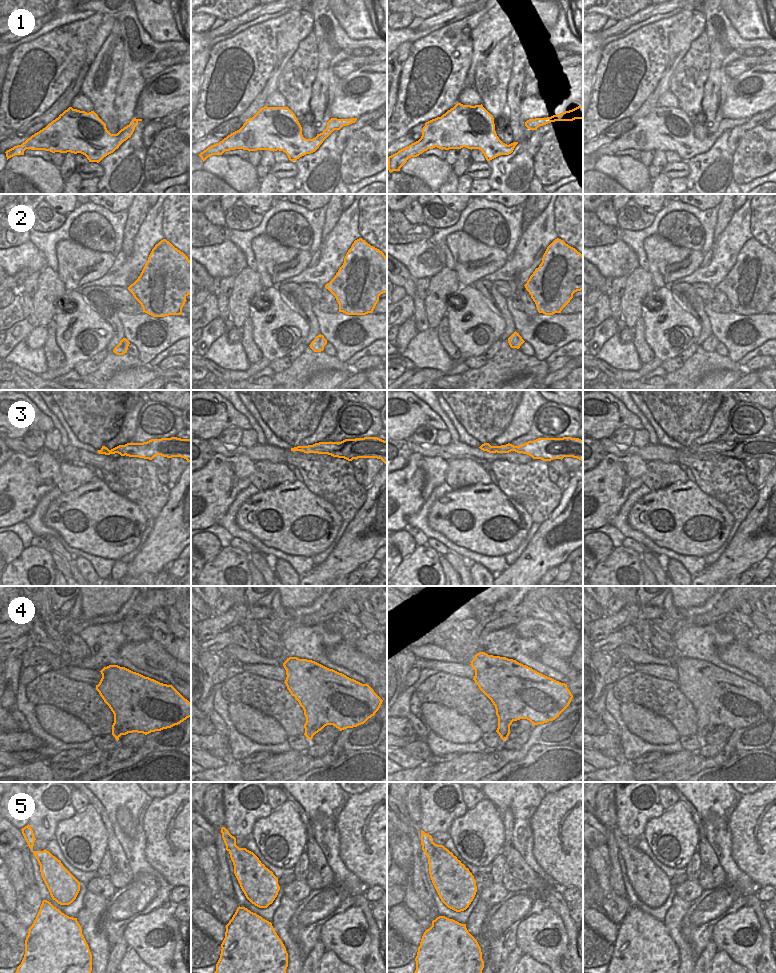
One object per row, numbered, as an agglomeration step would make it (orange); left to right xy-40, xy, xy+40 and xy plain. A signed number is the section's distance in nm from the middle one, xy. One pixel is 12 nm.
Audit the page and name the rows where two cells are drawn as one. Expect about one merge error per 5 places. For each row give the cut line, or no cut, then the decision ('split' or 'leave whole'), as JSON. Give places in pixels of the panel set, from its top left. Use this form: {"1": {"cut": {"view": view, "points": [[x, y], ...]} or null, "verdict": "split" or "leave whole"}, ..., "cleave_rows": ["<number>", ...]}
{"1": {"cut": null, "verdict": "leave whole"}, "2": {"cut": {"view": "xy", "points": [[339, 306], [340, 311]]}, "verdict": "split"}, "3": {"cut": null, "verdict": "leave whole"}, "4": {"cut": null, "verdict": "leave whole"}, "5": {"cut": null, "verdict": "leave whole"}, "cleave_rows": ["2"]}

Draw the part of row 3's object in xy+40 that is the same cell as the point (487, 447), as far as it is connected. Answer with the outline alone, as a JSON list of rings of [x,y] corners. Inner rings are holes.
[[[538,438],[519,446],[514,446],[510,443],[501,446],[491,446],[489,443],[484,443],[479,448],[489,453],[509,453],[515,451],[543,461],[573,457],[583,462],[583,440],[579,438]]]

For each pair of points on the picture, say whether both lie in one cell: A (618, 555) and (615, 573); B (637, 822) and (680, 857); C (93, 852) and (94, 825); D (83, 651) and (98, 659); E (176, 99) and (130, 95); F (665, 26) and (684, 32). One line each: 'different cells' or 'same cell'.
A: same cell
B: different cells
C: same cell
D: different cells
E: different cells
F: different cells

